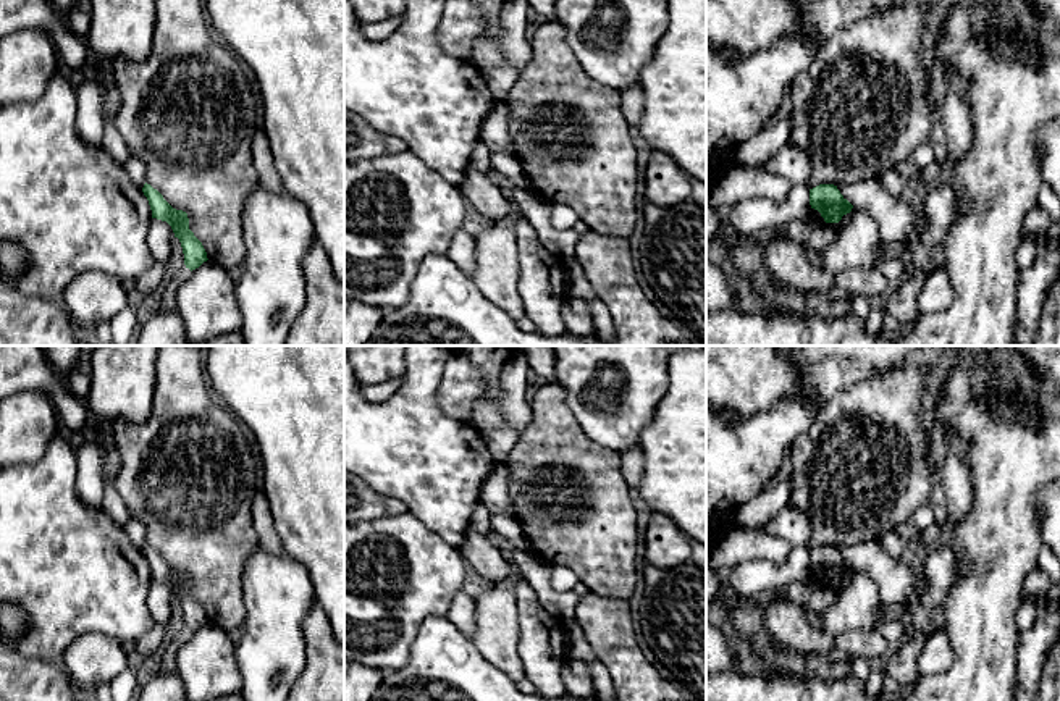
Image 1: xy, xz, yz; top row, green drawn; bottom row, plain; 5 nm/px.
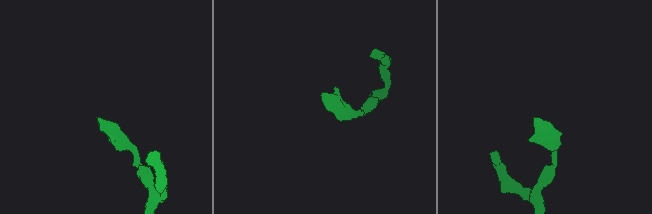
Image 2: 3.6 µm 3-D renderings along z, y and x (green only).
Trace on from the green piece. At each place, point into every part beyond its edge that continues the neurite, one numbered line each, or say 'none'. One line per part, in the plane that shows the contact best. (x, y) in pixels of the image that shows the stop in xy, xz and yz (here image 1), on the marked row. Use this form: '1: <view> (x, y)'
none

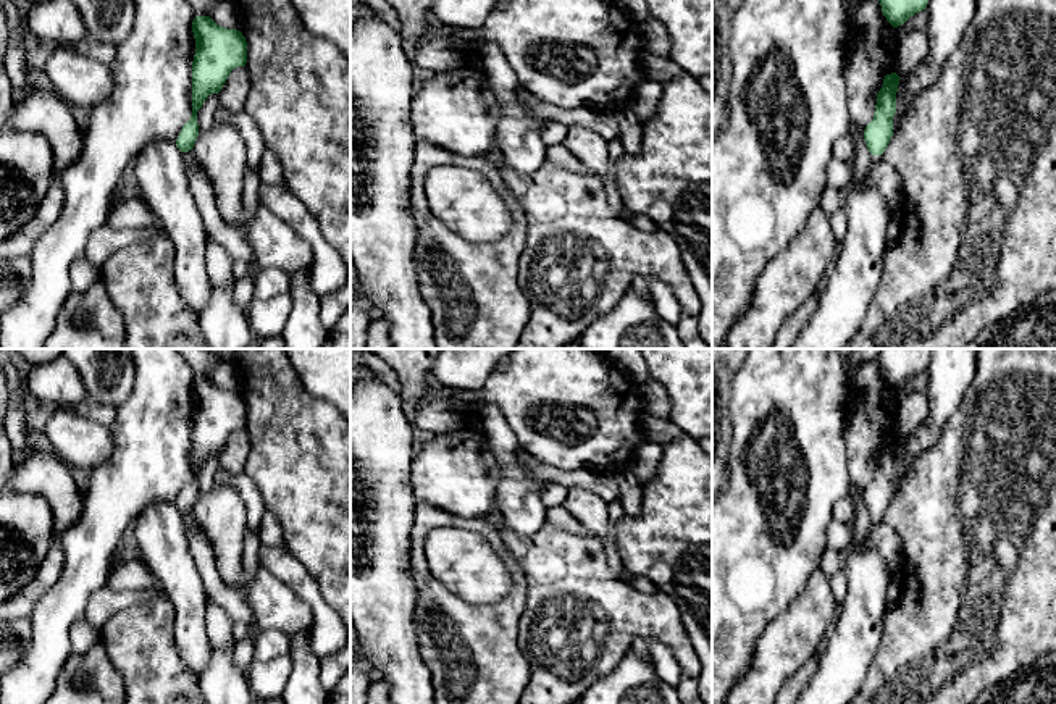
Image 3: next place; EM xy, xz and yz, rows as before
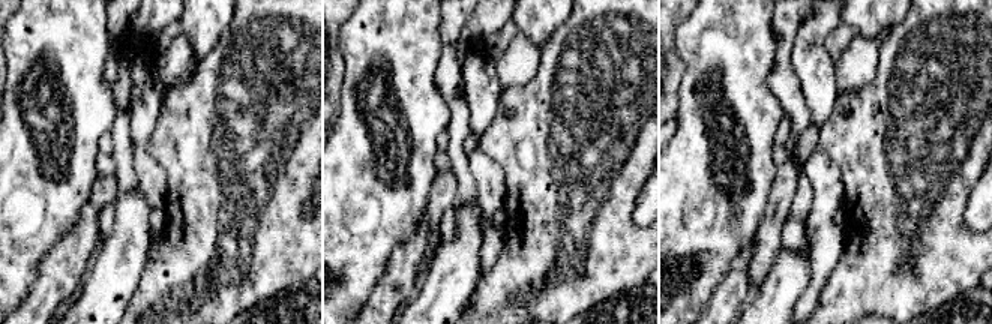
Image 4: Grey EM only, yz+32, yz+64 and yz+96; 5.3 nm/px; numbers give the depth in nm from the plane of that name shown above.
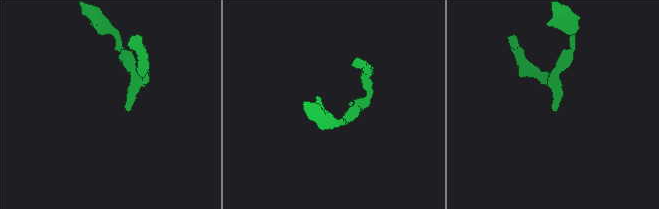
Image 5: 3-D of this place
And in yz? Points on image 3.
1: yz (887, 176)

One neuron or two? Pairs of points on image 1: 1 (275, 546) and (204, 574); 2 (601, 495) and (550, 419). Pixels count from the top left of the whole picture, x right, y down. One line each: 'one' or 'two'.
1: two
2: one

